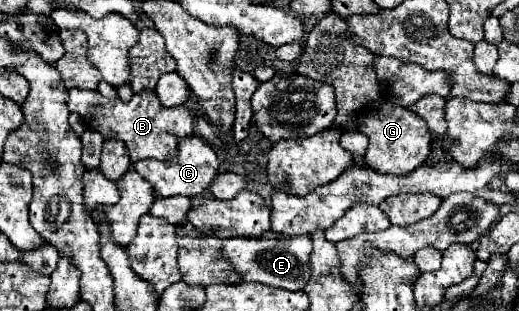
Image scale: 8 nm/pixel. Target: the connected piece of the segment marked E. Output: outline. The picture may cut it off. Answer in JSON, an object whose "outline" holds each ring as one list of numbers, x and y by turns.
{"outline":[[267,231,263,237,233,237,233,239,223,239,223,255,233,263,239,273,243,273,243,281,255,281,263,283,269,287,285,289,285,291,303,291,309,277,311,277,311,235,299,235,299,237,283,237]]}

